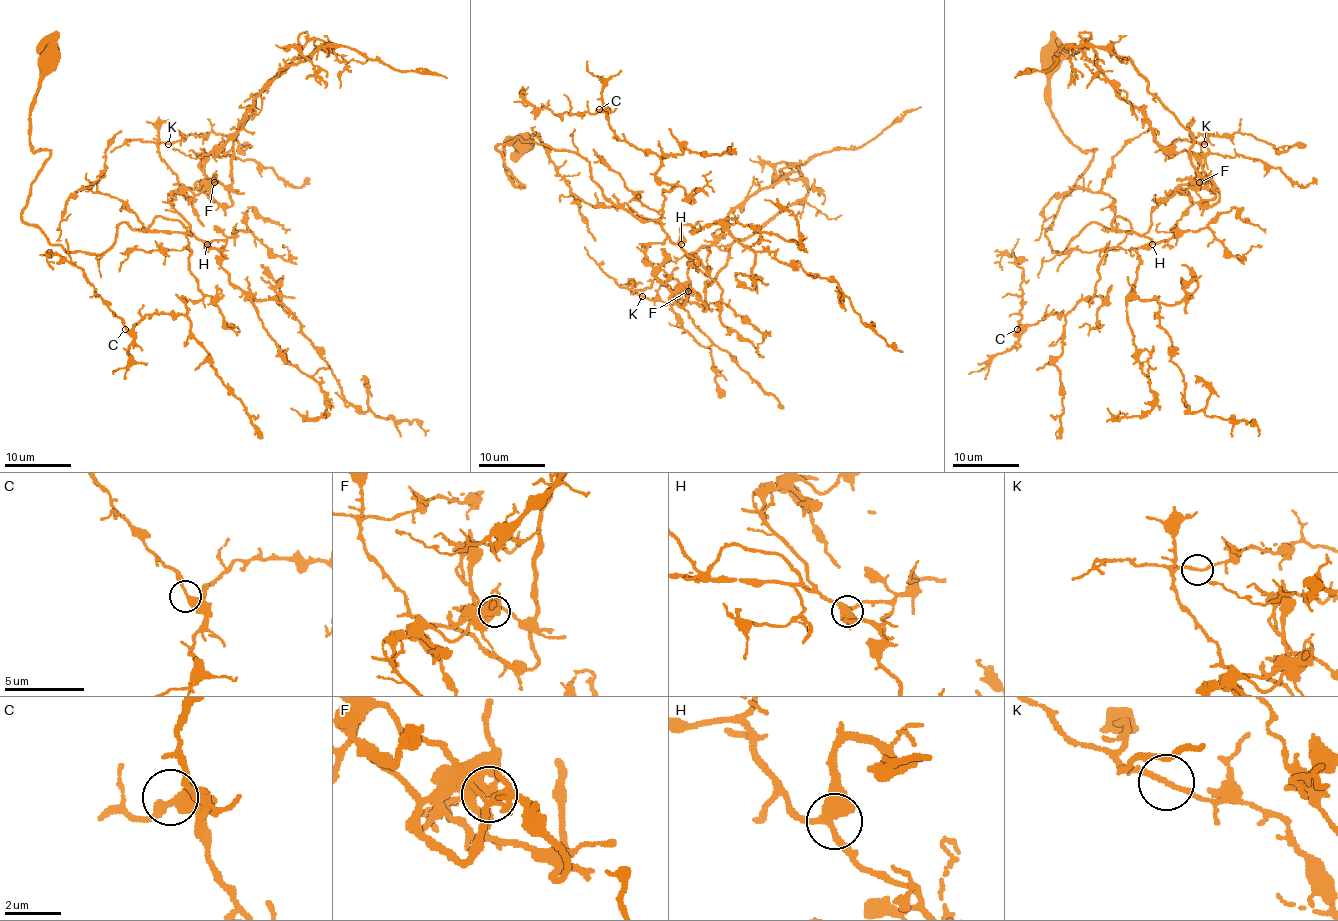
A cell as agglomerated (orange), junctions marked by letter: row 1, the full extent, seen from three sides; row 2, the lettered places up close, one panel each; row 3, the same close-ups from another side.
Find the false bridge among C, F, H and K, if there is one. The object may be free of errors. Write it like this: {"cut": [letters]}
{"cut": ["F"]}

